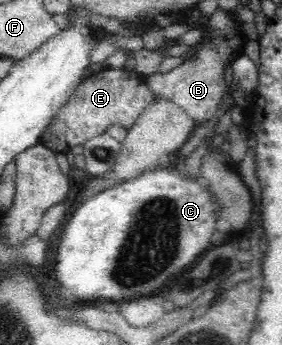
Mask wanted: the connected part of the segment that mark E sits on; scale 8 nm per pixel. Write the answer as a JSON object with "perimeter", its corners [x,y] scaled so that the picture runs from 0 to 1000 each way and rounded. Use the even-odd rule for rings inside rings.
{"perimeter":[[[362,197],[280,243],[241,296],[209,313],[135,414],[177,426],[195,446],[220,446],[241,443],[277,417],[326,406],[340,388],[383,383],[383,365],[429,359],[461,380],[500,319],[535,293],[539,272],[493,203]]]}

